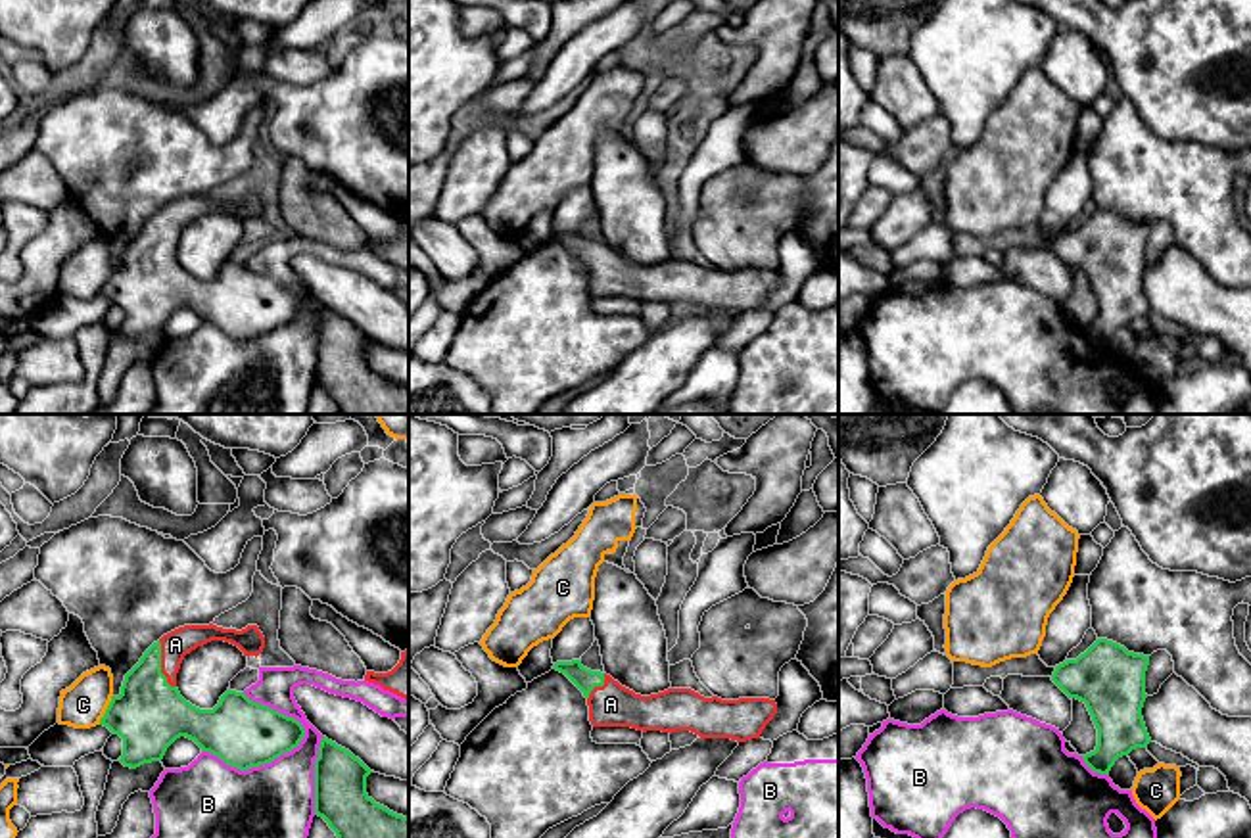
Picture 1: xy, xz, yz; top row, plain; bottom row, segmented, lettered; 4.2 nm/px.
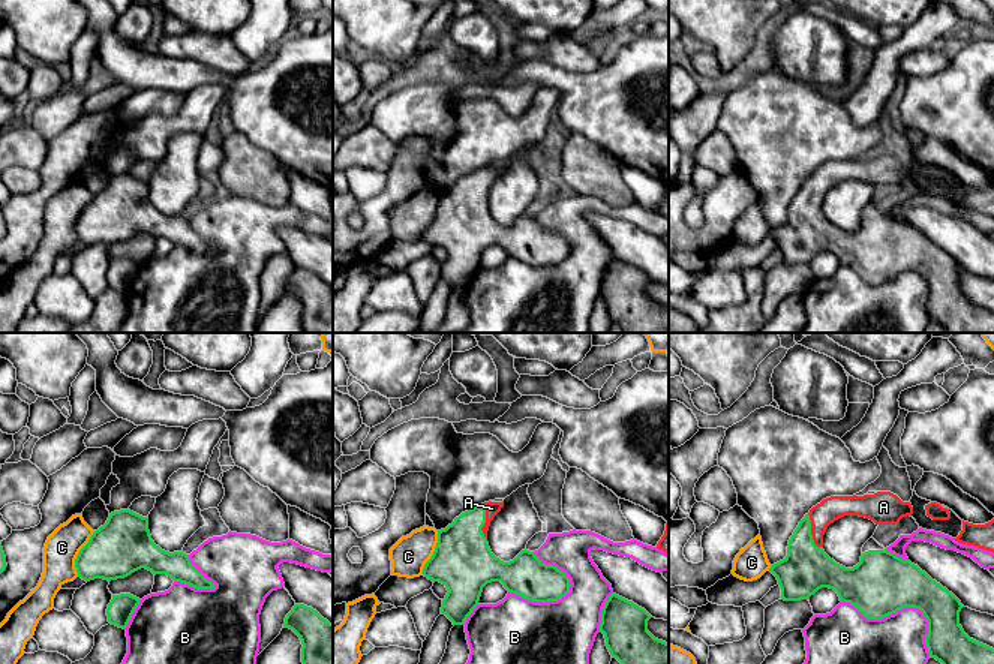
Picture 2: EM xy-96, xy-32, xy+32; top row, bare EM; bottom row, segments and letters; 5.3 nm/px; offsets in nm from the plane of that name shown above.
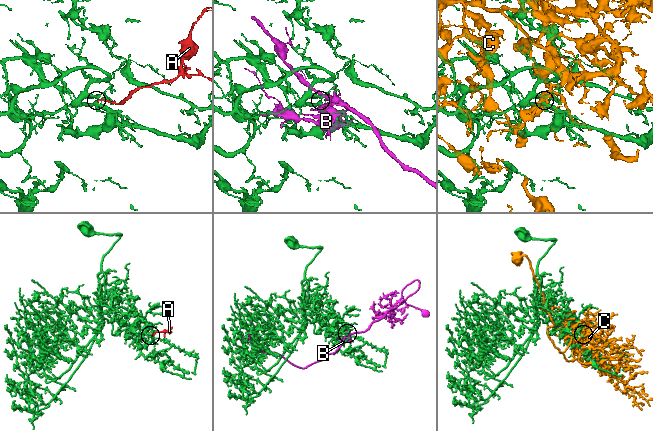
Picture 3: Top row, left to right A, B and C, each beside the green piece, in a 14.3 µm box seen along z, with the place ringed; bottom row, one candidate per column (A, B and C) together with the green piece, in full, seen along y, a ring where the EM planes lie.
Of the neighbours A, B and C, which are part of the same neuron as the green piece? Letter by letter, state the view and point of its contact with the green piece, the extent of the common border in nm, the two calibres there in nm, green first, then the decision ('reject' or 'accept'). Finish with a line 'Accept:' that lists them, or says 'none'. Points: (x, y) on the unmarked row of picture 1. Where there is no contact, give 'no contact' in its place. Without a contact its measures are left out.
A: xy (160, 236) | 220 nm | 300/120 nm | accept
B: xy (258, 336) | 460 nm | 280/460 nm | reject
C: xy (106, 280) | 140 nm | 300/190 nm | reject
Accept: A

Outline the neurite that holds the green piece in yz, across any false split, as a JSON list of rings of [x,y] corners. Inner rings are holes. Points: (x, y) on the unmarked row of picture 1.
[[[1098,209],[1076,230],[1059,234],[1051,251],[1069,267],[1086,274],[1098,299],[1098,316],[1082,326],[1099,345],[1109,345],[1115,332],[1151,313],[1142,278],[1149,226]]]

